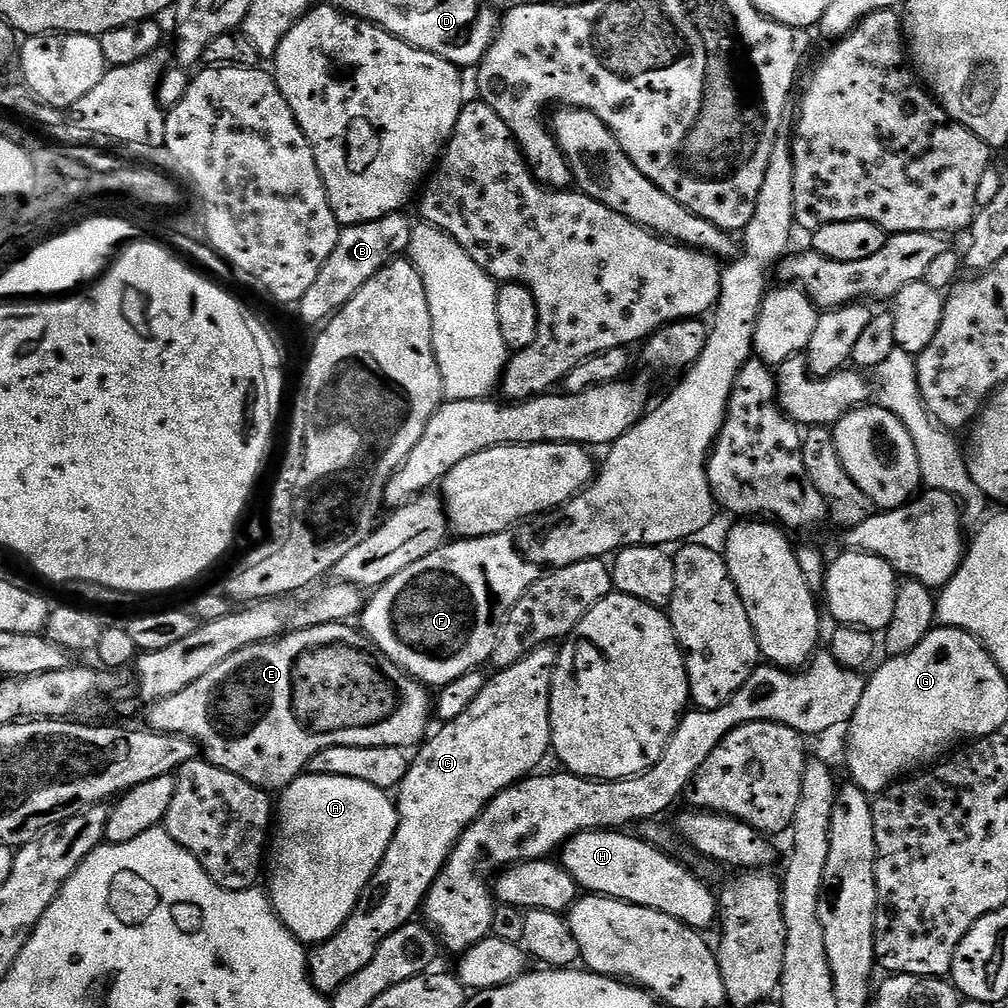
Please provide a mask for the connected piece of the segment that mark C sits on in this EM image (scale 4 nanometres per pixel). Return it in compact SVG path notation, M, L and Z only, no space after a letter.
M544 644L522 658L522 662L514 662L514 666L499 669L492 674L496 676L489 675L478 698L474 698L474 702L470 702L470 706L466 706L466 710L462 710L458 718L441 723L441 728L436 733L433 731L419 745L415 753L417 756L413 758L412 765L400 784L400 793L395 793L394 796L398 826L378 870L370 878L348 921L334 936L323 944L315 945L307 953L308 976L319 992L331 994L339 990L347 980L354 978L354 974L358 974L358 970L362 970L362 966L366 966L366 962L370 962L370 958L374 958L376 948L385 938L394 934L394 930L398 930L403 924L409 923L415 917L412 916L415 912L417 915L421 911L430 886L438 878L454 846L476 821L478 814L482 814L484 807L498 793L533 775L539 769L536 767L543 762L544 755L549 755L552 747L550 694L557 655L557 649L553 645Z

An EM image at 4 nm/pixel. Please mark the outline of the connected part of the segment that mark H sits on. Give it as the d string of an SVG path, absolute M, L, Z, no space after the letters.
M601 830L598 832L580 832L569 840L562 849L562 863L569 874L576 879L577 885L585 893L597 896L613 896L616 900L624 900L627 904L646 906L650 910L658 910L662 914L670 914L670 918L678 918L686 926L697 930L705 930L717 923L718 900L698 877L687 872L667 851L656 848L639 835L627 836L624 830Z

